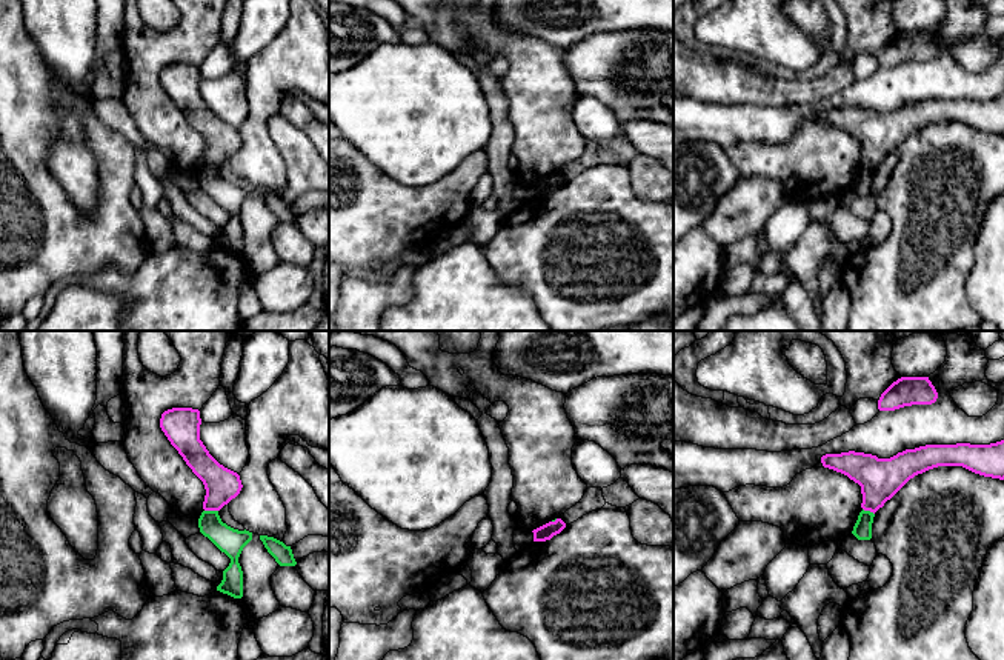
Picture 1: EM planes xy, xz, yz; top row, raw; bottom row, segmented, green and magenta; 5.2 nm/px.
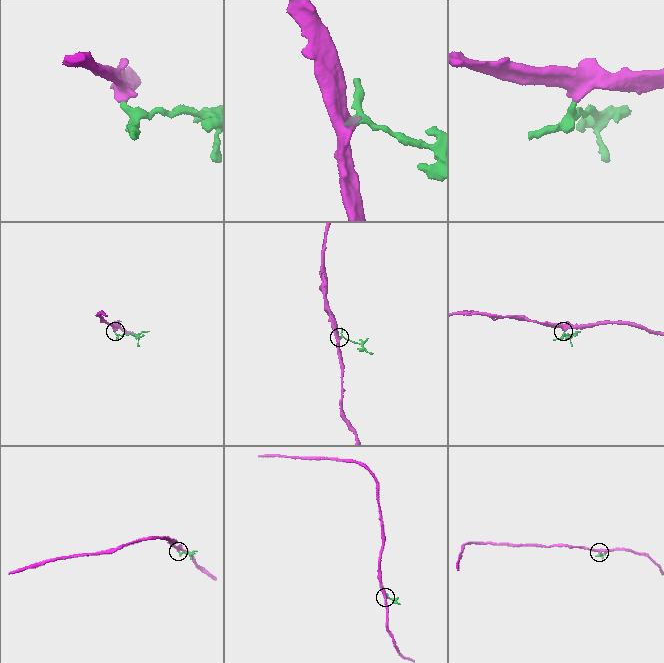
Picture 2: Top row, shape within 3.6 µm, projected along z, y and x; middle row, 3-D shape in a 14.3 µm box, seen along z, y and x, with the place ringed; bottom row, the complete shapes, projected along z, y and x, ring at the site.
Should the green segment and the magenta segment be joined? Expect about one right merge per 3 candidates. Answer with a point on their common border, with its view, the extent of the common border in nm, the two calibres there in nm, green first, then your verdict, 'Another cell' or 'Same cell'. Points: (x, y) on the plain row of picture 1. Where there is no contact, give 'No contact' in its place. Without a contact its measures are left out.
Touches green at xy (211, 166). Shared border 70 nm. Thickness 140 nm (green) against 180 nm. Another cell

